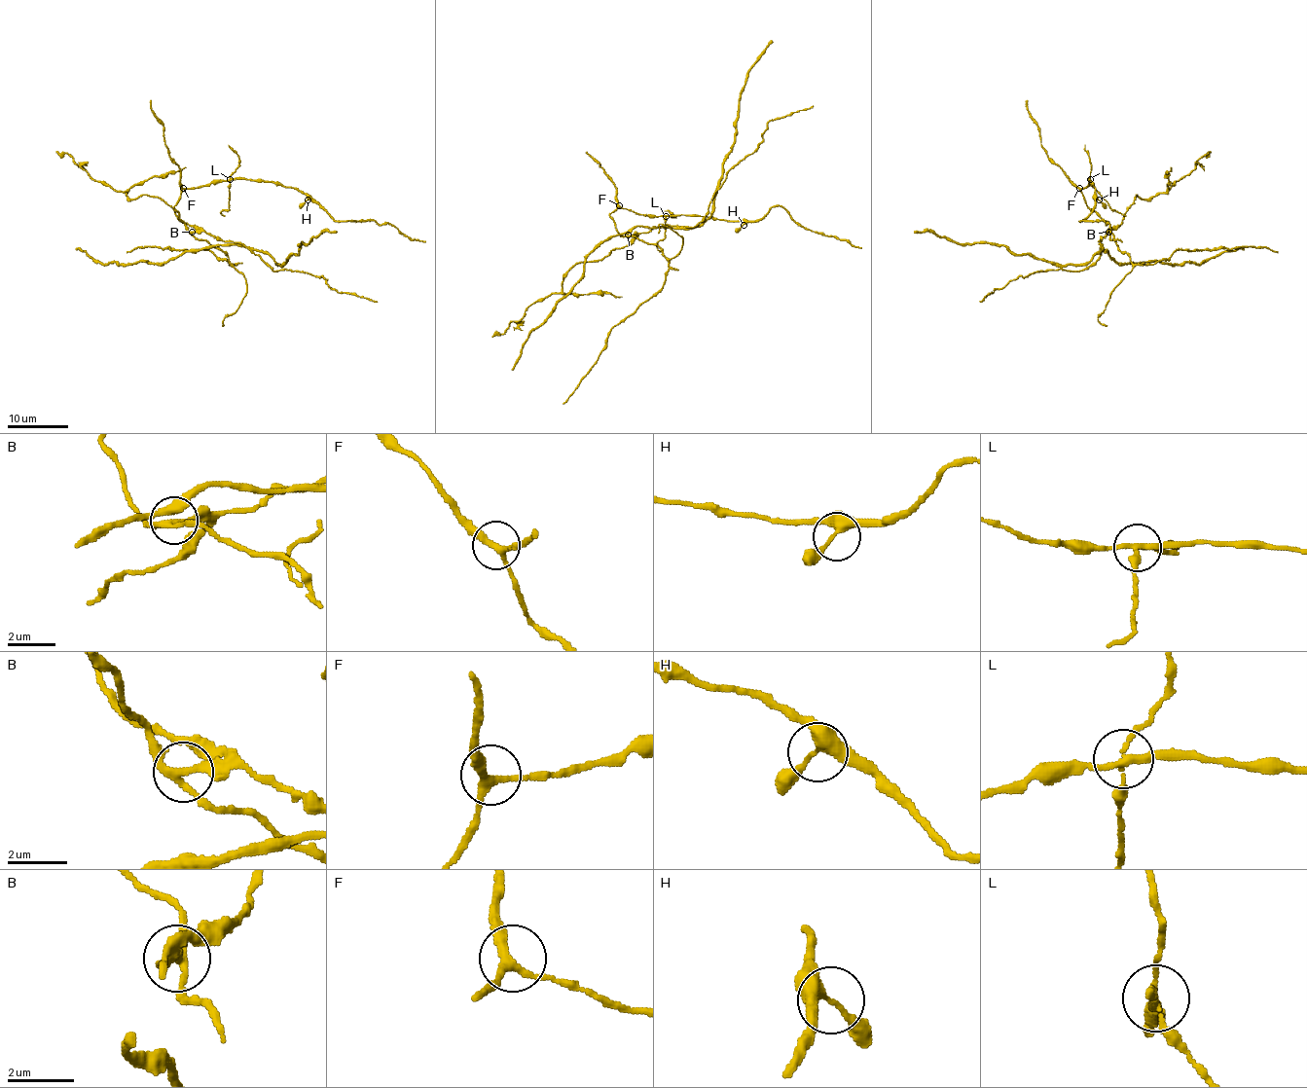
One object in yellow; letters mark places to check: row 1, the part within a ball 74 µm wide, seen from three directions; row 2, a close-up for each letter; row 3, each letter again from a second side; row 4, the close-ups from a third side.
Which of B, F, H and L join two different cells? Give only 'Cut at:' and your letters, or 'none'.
Cut at: B, L

